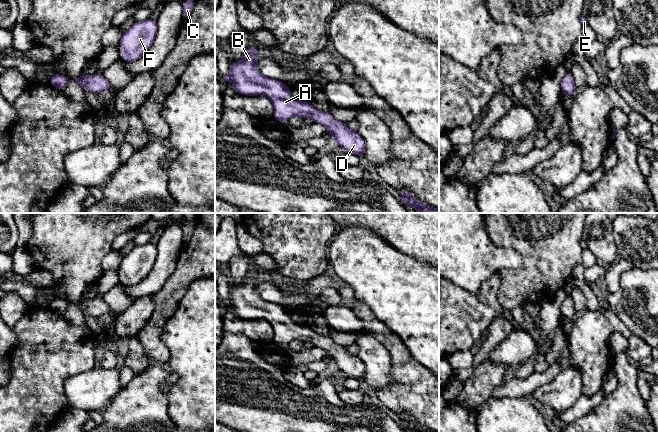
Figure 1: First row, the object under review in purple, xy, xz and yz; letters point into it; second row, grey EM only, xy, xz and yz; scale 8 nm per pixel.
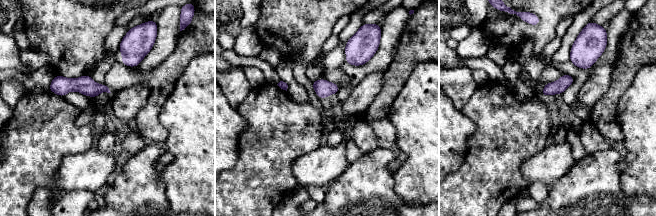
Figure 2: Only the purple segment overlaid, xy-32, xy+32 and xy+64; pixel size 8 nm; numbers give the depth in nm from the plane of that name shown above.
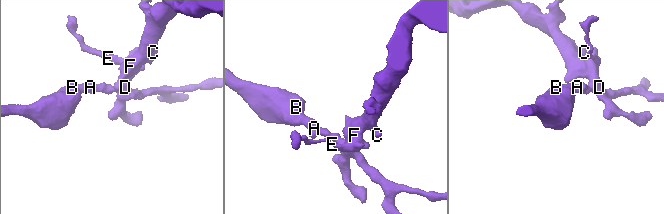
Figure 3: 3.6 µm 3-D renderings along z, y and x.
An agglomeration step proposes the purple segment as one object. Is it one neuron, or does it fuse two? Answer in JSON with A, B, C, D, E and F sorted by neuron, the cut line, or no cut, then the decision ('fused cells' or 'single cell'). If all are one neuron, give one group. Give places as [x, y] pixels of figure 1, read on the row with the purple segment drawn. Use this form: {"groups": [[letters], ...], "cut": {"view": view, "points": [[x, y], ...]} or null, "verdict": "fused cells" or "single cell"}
{"groups": [["A", "B", "C", "D", "E", "F"]], "cut": null, "verdict": "single cell"}

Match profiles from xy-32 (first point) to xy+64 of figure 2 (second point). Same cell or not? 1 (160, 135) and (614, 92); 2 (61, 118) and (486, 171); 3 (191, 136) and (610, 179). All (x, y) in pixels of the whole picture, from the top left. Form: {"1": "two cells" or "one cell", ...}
{"1": "one cell", "2": "one cell", "3": "two cells"}

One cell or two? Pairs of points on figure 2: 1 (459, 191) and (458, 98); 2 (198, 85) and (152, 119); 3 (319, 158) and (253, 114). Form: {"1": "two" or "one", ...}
{"1": "two", "2": "two", "3": "two"}

